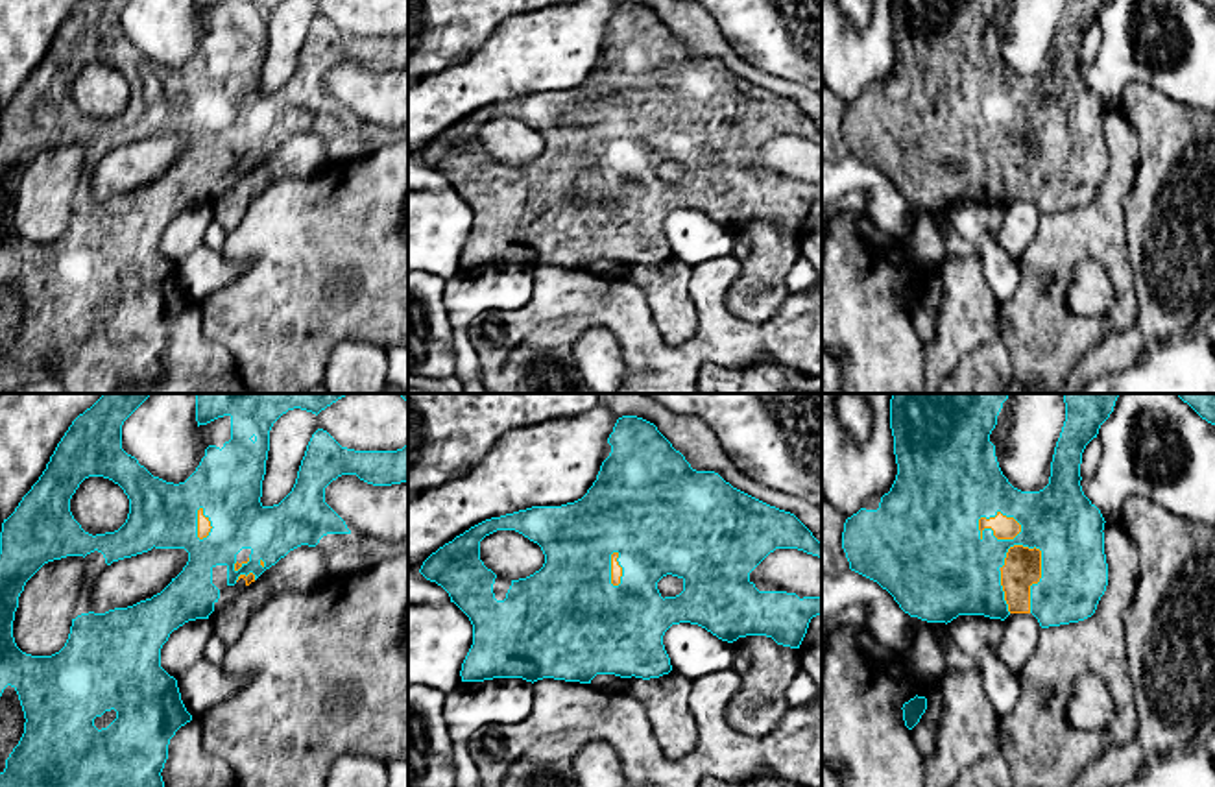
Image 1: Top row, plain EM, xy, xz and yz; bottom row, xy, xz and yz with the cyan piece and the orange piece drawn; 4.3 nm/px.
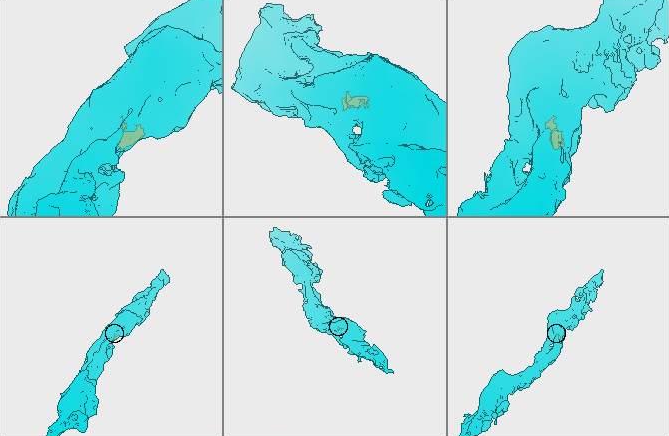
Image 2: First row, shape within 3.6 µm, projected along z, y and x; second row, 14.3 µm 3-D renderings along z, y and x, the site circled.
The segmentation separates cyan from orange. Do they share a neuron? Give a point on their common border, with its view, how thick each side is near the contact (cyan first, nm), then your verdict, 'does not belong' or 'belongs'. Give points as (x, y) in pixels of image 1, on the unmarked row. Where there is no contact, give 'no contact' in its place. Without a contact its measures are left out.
yz (1042, 156) | 300/160 nm | belongs

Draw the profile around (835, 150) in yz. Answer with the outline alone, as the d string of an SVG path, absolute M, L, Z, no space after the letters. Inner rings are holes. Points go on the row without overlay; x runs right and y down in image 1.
M822 76L822 159L835 164L849 157L849 148L842 135L844 109L846 105L825 85Z

